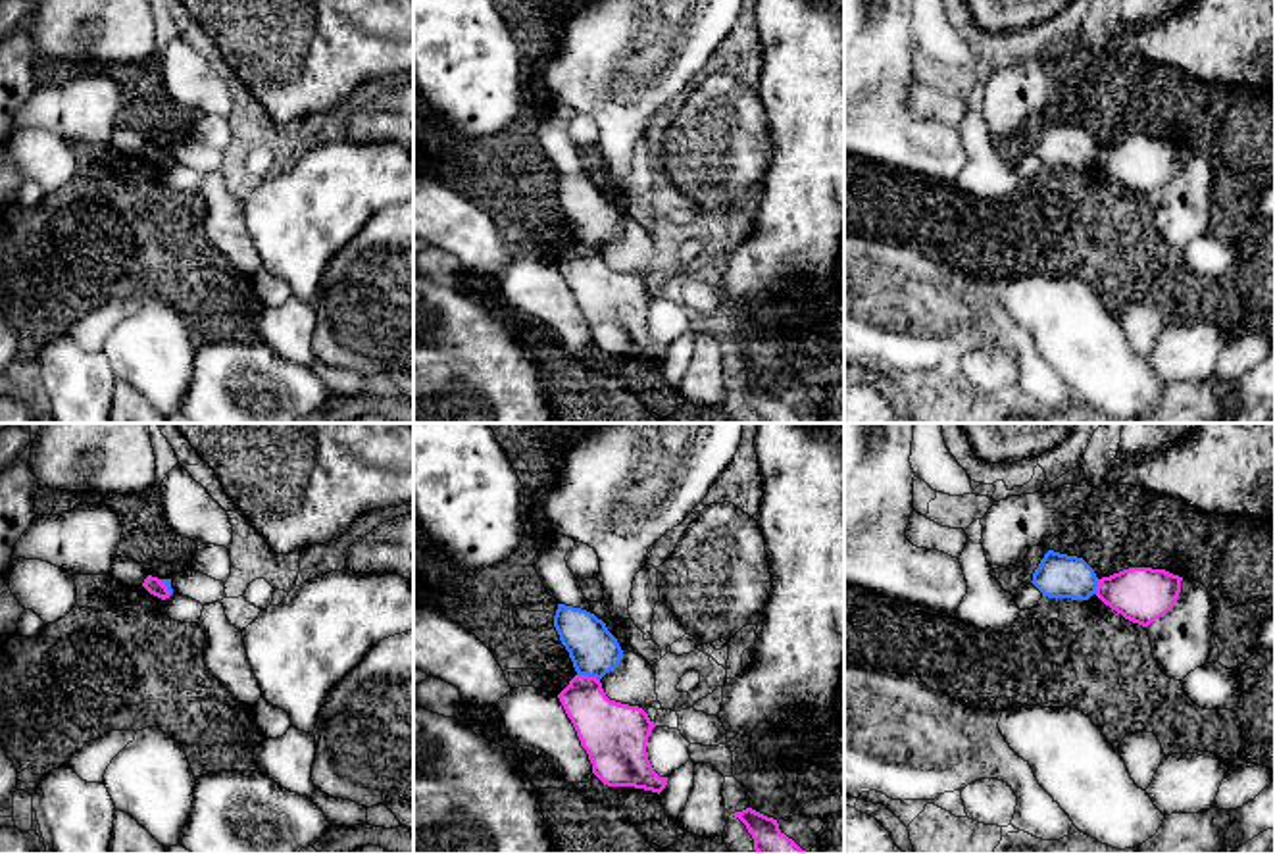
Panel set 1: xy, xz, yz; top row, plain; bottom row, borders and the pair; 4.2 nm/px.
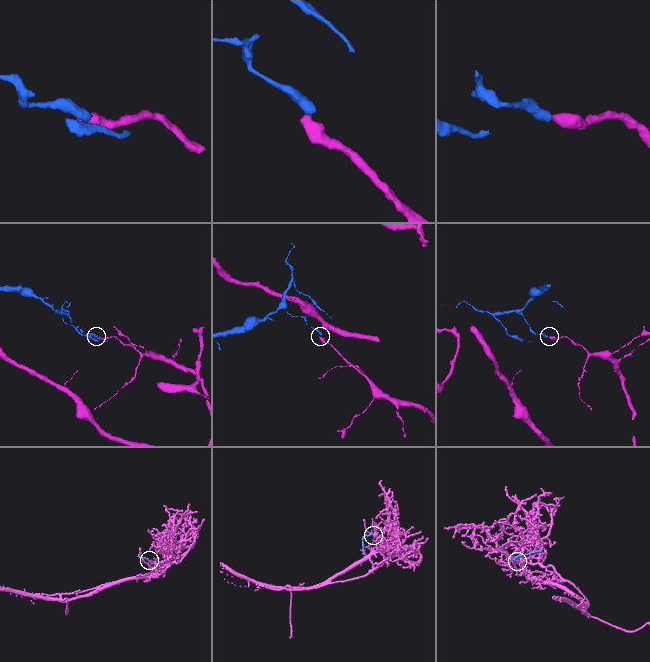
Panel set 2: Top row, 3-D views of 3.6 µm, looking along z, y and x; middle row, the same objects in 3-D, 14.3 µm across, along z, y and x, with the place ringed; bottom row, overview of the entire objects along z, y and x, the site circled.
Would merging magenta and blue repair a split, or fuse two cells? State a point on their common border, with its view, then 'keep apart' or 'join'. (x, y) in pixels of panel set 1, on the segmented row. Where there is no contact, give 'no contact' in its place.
contact xz (587, 676); keep apart

